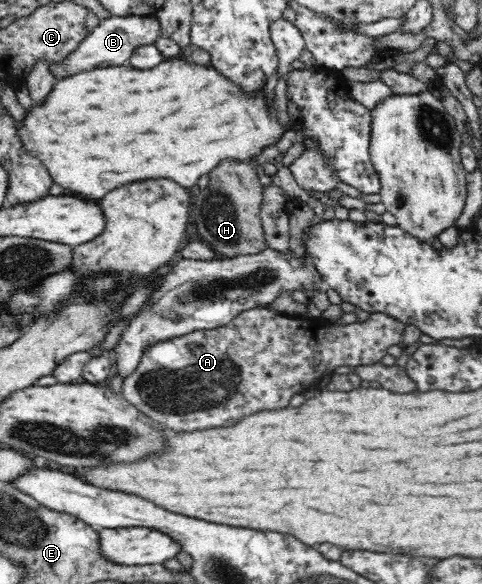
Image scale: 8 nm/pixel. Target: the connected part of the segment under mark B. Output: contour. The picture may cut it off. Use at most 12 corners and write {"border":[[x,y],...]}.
{"border":[[152,16],[99,22],[65,59],[48,68],[53,81],[127,64],[153,44]]}

